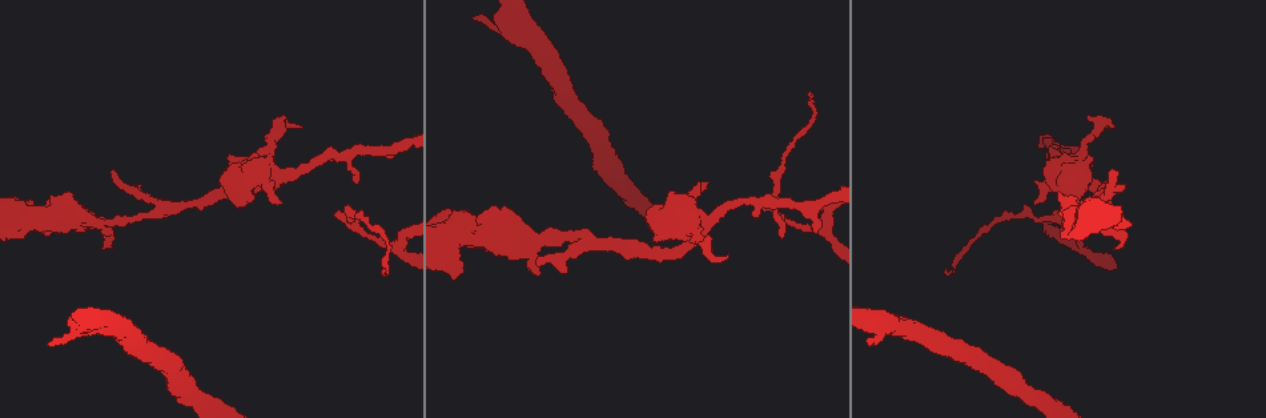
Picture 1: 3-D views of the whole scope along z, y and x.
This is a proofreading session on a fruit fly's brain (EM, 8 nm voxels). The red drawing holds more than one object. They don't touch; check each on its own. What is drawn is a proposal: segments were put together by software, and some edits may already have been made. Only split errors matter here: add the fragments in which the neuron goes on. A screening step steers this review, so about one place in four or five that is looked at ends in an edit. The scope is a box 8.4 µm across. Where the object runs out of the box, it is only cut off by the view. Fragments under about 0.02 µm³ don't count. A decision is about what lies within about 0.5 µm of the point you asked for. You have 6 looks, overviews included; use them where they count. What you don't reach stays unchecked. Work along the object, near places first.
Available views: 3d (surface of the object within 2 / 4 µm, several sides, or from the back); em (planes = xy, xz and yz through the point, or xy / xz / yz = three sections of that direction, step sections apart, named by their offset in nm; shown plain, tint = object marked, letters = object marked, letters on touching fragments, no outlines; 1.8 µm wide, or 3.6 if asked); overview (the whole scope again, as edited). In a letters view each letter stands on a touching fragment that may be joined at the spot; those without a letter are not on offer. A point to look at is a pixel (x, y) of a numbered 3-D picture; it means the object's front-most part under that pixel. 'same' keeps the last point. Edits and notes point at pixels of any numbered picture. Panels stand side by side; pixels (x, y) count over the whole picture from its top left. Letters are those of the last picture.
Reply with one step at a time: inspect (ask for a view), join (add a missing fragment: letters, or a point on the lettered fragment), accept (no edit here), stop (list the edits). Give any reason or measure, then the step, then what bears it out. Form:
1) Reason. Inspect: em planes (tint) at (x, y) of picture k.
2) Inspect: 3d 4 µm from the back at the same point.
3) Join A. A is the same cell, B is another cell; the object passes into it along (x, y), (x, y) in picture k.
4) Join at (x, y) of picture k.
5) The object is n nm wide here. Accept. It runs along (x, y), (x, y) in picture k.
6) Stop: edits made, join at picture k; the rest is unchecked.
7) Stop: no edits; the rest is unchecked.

Free end. Inspect: em 3.6 µm xy step 8 (tint) at (815, 232) of picture 1.

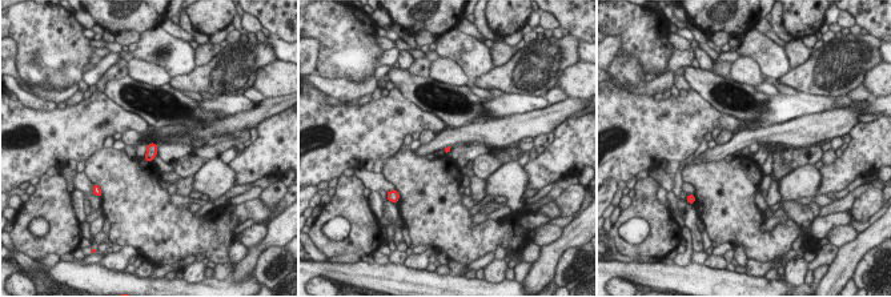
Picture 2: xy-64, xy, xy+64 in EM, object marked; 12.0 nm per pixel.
Cut it another way. Inspect: em 3.6 µm planes (letters) at the same point.

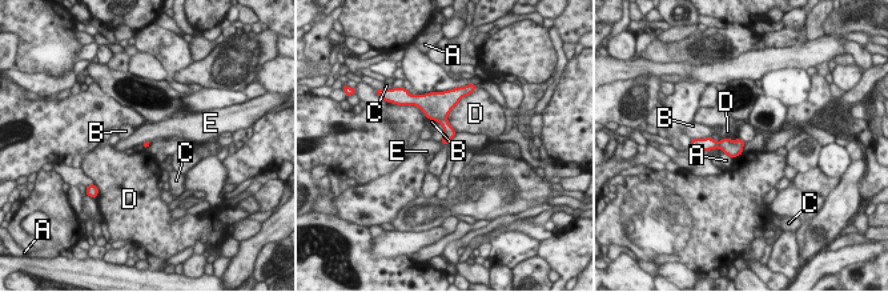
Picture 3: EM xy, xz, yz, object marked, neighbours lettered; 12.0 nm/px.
The longest contact is with D, 420 nm. Accept. A, B, C, D and E are other cells; none of them fits.

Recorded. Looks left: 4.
Branch stops here. Inspect: em xz step 16 (letters) at (384, 273) of picture 1.

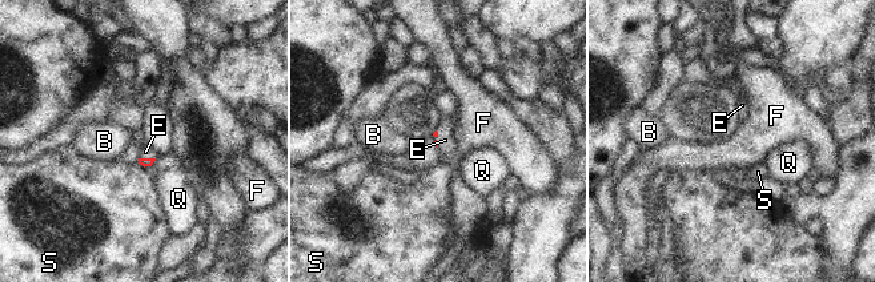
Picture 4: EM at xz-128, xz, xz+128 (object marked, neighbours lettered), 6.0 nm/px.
Another direction. Inspect: em planes (letters) at the same point.

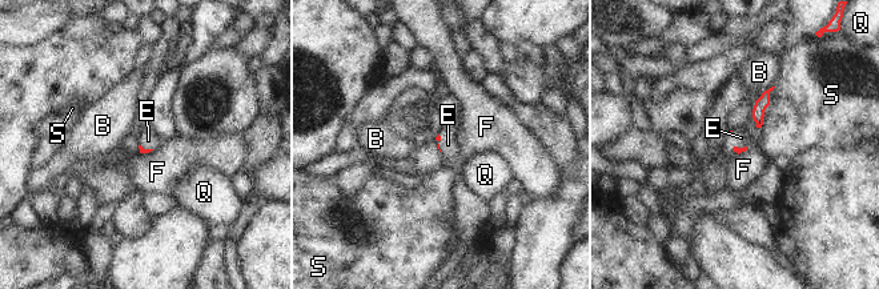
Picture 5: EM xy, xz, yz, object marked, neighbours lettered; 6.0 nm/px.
Join E. E is the same cell, B, F, Q and S are other cells; the object passes into it along (763, 100), (755, 121), (741, 137) in picture 5; the neuron continues.

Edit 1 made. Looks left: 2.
Branch stops here. Inspect: em planes (tint) at (69, 194) of picture 1.

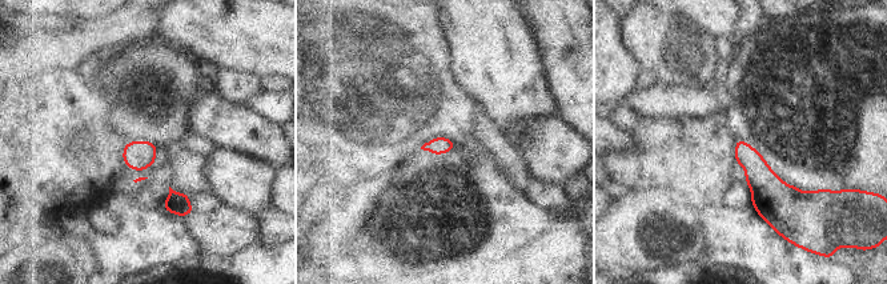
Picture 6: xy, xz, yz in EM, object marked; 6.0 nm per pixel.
See the neighbours. Inspect: em planes (letters) at the same point.

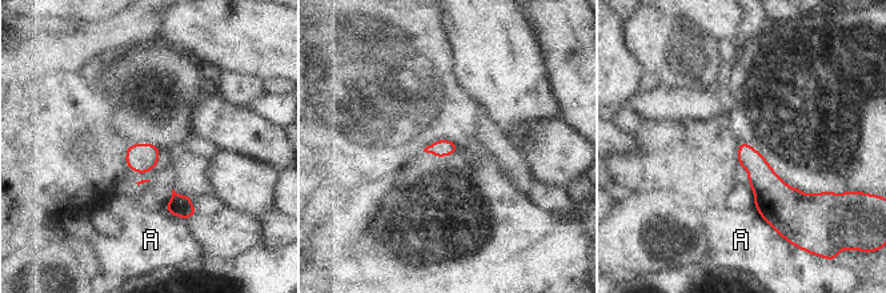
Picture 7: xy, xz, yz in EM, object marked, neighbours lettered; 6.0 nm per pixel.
The longest contact is with A, 150 nm. Accept. A is another cell; no lettered fragment goes on from it.

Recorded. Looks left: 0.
Stop: edits made, join at picture 5; the rest is unchecked.

